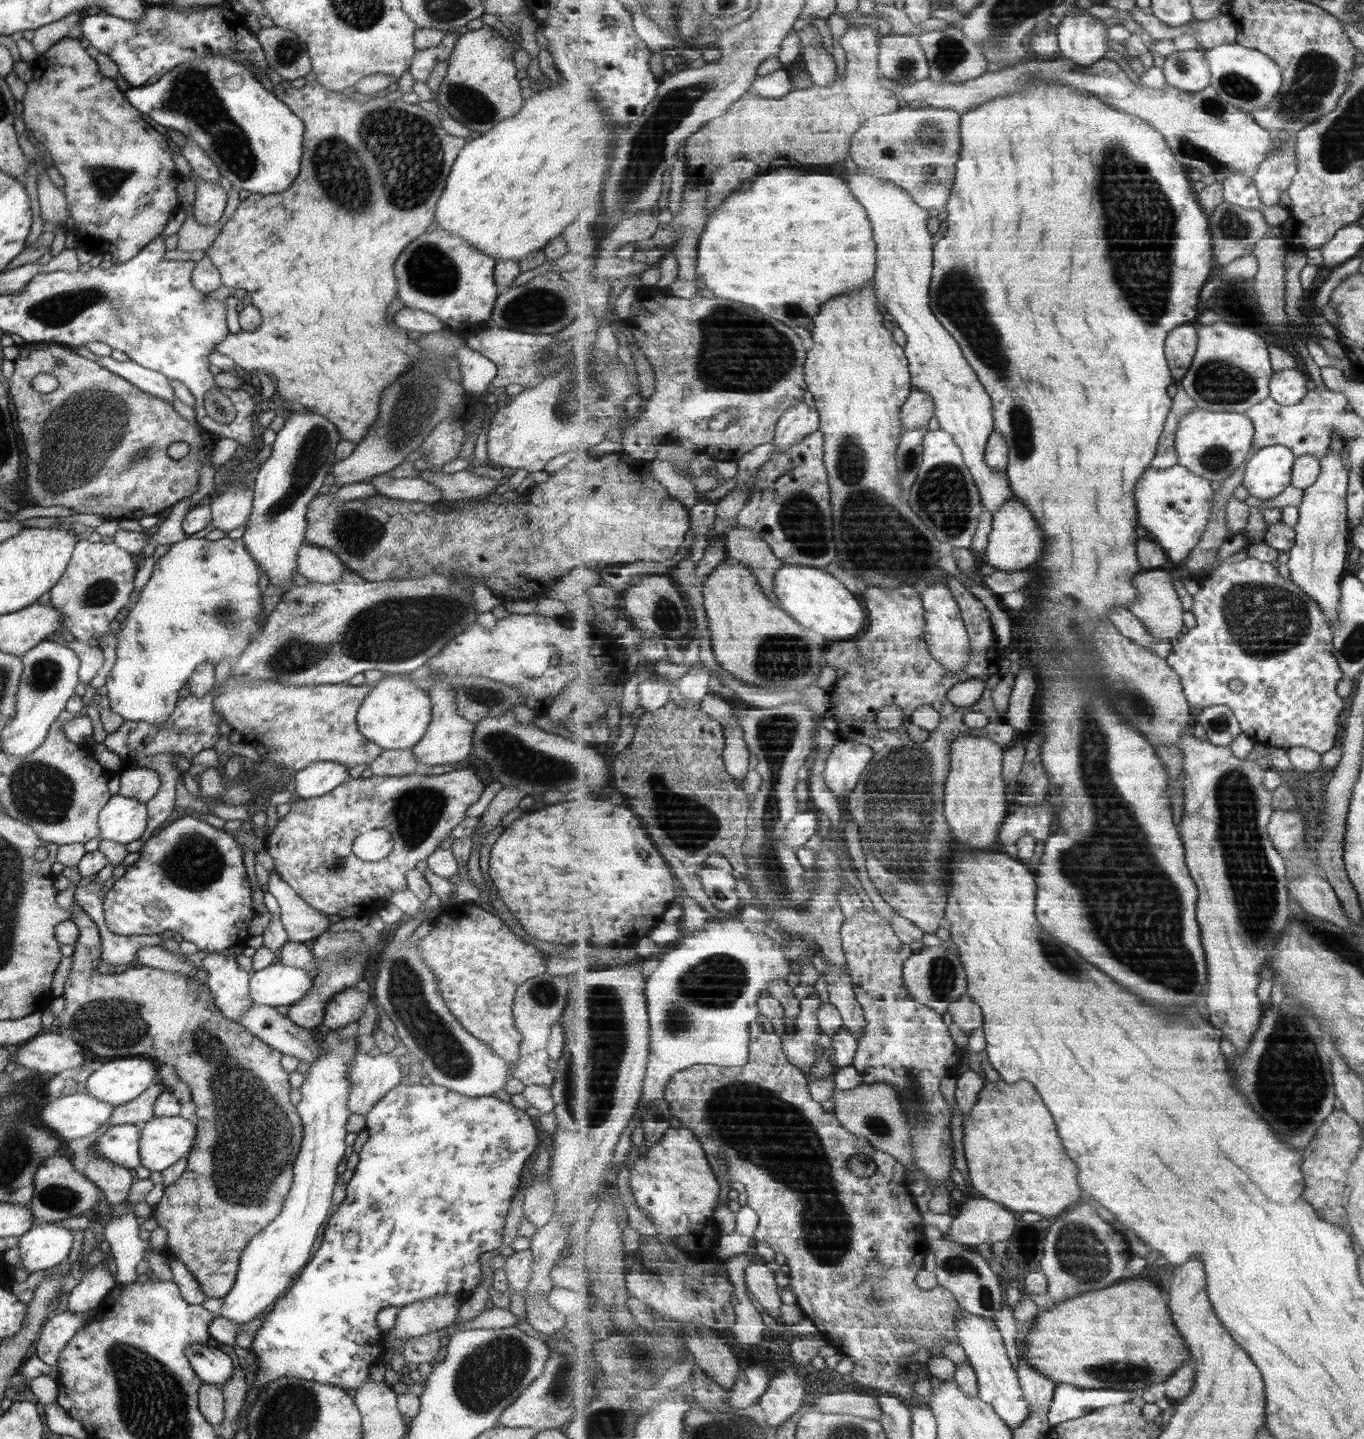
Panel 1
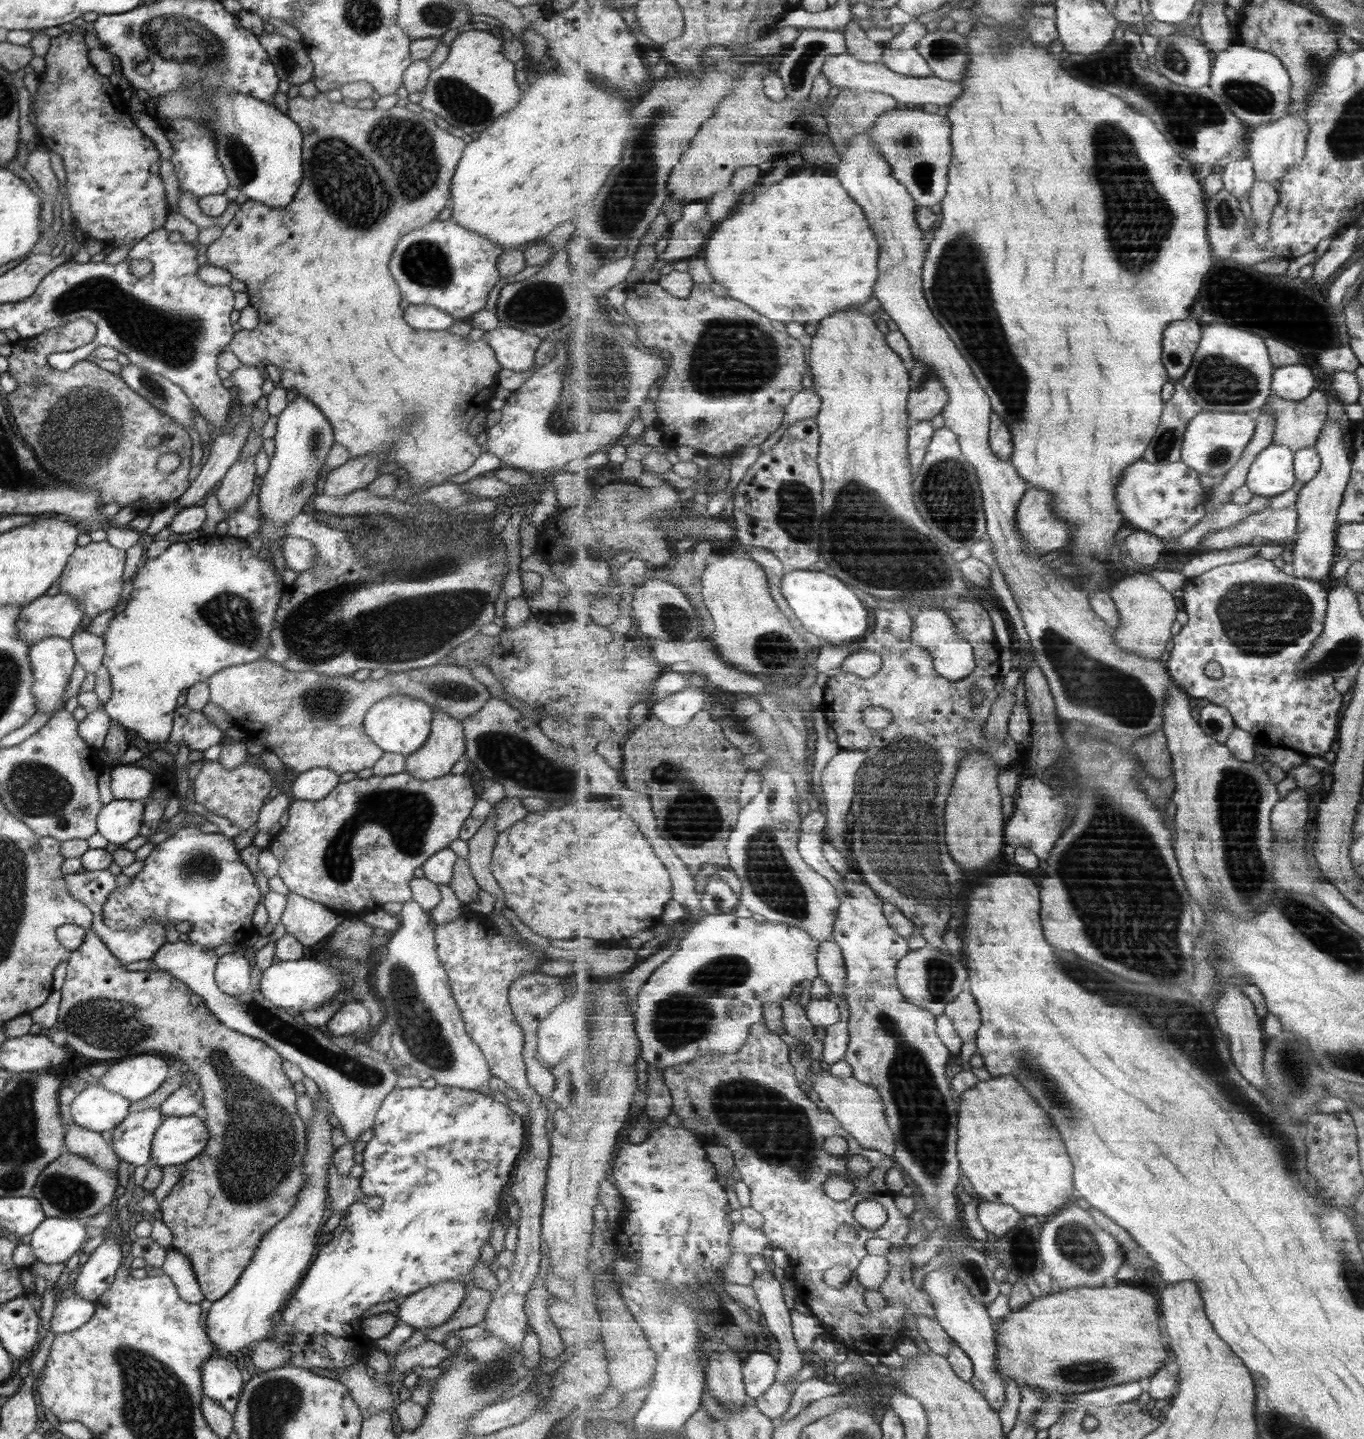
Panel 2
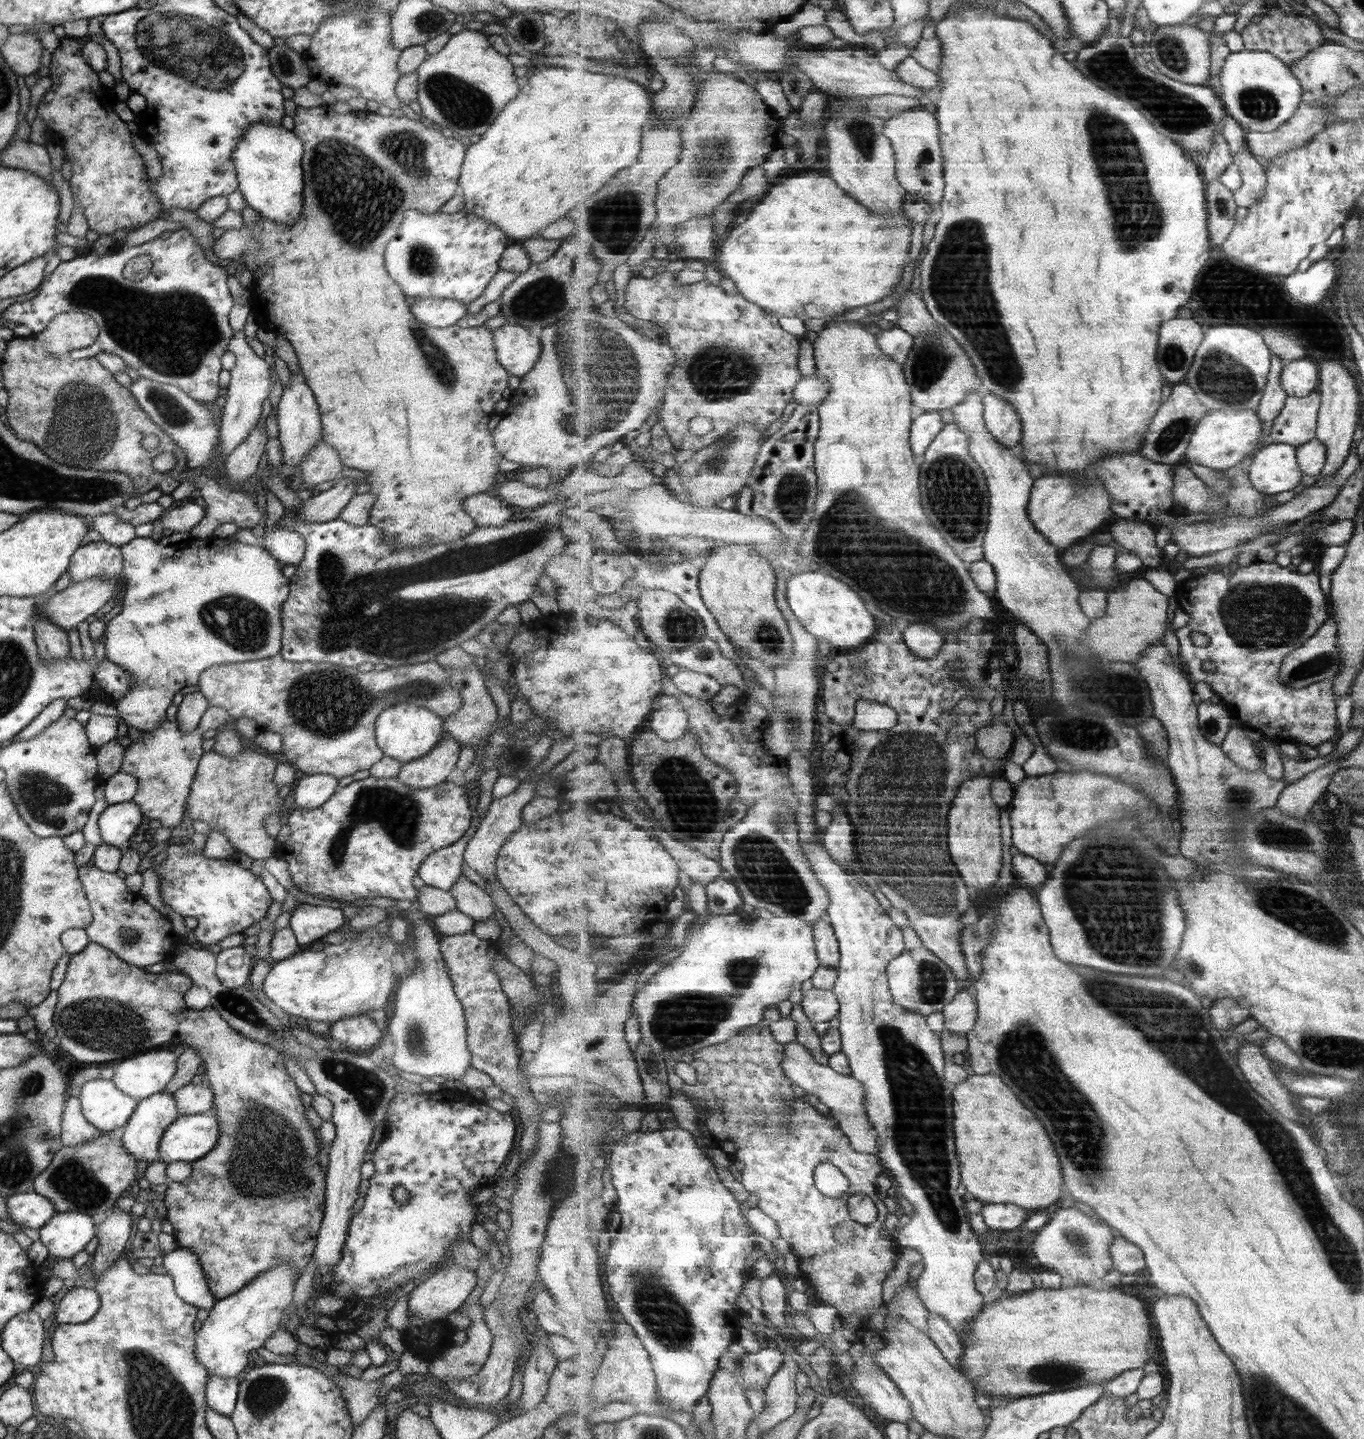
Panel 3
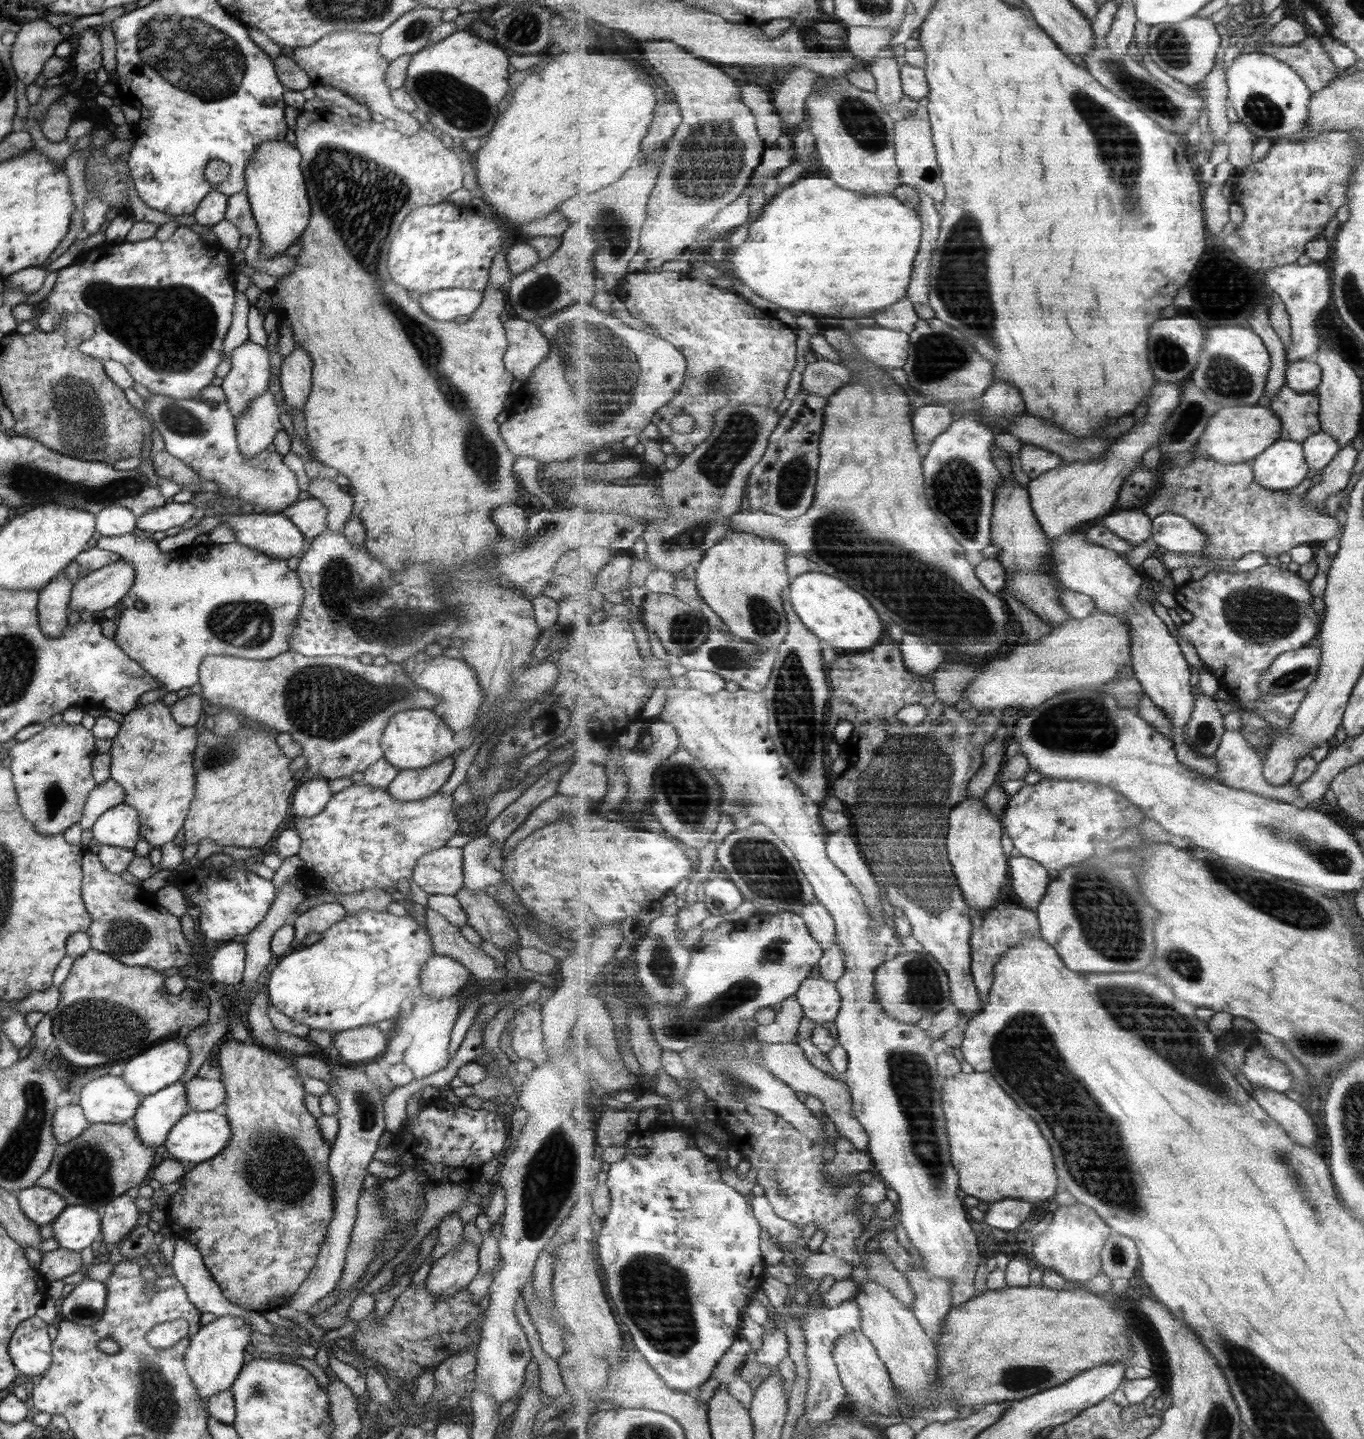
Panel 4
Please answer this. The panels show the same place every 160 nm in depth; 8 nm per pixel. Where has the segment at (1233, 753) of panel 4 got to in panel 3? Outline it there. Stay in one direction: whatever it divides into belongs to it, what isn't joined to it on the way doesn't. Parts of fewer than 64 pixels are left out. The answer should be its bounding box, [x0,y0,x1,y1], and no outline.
[1220,726,1263,770]

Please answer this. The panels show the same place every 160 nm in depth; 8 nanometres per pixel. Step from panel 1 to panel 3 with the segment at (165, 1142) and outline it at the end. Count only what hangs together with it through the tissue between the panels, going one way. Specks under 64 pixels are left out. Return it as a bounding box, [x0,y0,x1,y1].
[157,1113,218,1163]

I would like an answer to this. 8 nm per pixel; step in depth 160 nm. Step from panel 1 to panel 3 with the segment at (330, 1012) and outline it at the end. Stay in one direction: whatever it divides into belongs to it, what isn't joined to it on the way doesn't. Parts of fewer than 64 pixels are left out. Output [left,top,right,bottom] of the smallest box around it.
[327,1014,382,1051]

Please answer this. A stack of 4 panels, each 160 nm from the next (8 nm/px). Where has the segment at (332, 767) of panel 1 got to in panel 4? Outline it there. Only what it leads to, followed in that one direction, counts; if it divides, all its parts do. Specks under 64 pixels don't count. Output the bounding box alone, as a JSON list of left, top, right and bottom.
[289,779,332,817]

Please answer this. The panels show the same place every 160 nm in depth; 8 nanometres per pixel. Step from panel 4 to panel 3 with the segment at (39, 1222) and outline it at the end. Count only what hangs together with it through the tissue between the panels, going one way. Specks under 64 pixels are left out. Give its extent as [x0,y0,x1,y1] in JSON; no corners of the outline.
[4,1191,55,1230]

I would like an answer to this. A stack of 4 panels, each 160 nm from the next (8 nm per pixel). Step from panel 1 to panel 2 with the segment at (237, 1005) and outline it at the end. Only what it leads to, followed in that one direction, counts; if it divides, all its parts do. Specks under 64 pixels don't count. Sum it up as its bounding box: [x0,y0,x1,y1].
[214,953,250,996]

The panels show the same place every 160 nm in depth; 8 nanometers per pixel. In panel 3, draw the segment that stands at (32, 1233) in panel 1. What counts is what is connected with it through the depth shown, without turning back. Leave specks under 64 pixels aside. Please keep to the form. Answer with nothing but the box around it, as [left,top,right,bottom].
[38,1212,94,1259]

